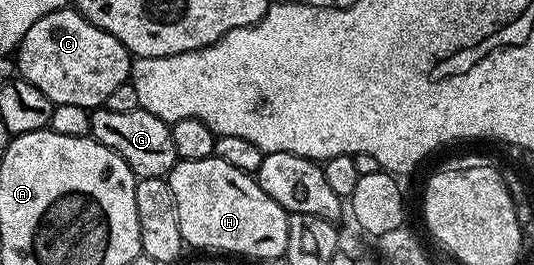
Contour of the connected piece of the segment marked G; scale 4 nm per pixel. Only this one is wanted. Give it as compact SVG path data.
M101 106L91 110L89 138L95 139L100 145L112 149L134 171L138 179L156 177L161 179L169 176L170 171L178 162L176 145L172 145L170 124L155 115L152 111L137 110L132 113L112 113L112 109Z

